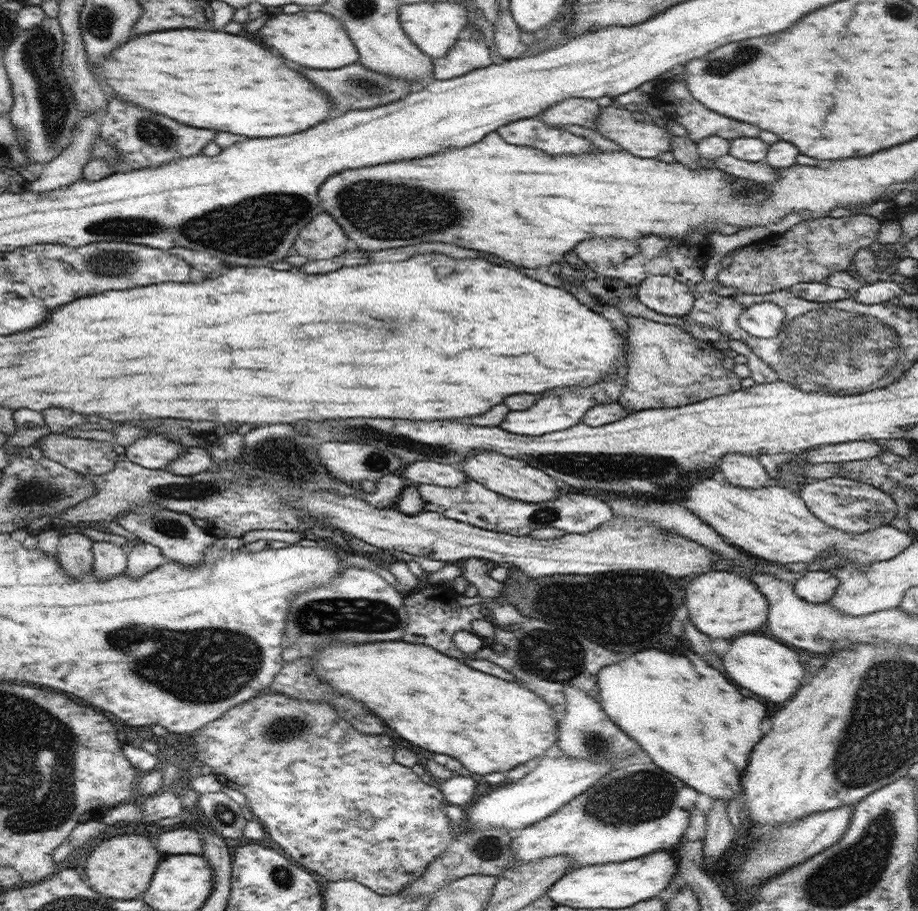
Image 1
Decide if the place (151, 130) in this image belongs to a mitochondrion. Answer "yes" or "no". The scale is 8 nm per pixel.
yes

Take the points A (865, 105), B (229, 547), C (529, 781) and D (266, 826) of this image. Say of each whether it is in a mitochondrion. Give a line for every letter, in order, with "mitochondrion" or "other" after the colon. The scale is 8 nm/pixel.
A: other
B: other
C: other
D: other

